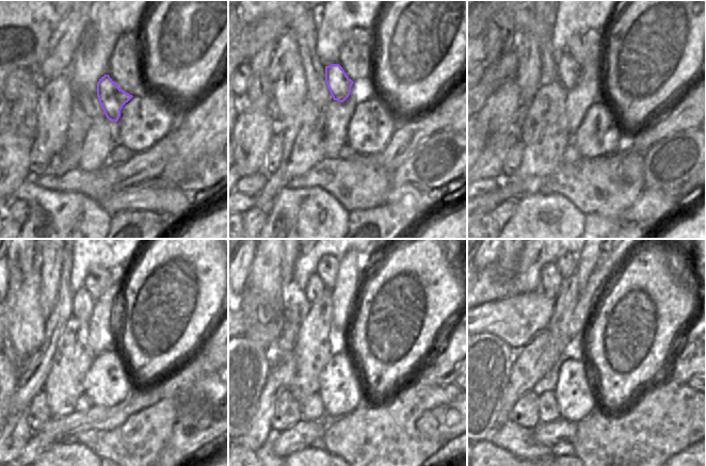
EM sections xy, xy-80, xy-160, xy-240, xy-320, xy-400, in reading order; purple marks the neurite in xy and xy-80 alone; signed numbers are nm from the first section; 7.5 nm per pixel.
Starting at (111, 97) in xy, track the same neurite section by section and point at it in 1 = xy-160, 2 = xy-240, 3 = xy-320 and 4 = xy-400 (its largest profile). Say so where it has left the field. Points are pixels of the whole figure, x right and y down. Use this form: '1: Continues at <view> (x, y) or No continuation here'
1: Continues at xy-160 (568, 70)
2: Continues at xy-240 (82, 306)
3: Continues at xy-320 (315, 287)
4: Continues at xy-400 (550, 278).

